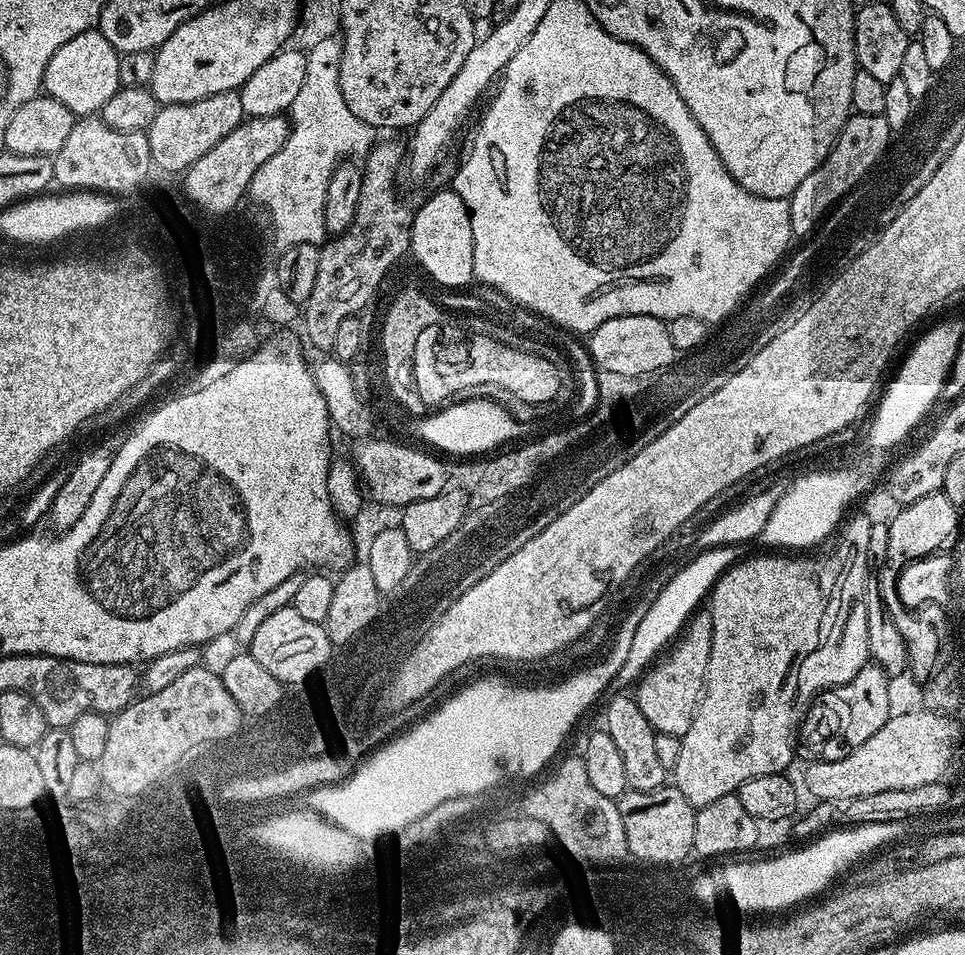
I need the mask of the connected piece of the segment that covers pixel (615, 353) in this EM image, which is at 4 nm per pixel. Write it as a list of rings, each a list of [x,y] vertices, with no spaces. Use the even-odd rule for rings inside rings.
[[[619,316],[602,322],[588,337],[591,363],[600,360],[604,367],[613,368],[615,373],[631,374],[661,365],[670,367],[674,354],[673,343],[665,321],[650,316]]]

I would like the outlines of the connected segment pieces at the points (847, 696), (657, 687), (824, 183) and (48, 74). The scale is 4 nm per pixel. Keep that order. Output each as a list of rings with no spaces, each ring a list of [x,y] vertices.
[[[875,663],[865,664],[850,682],[839,684],[837,688],[826,688],[804,713],[798,724],[798,748],[806,755],[817,760],[841,760],[853,752],[866,738],[874,738],[878,730],[893,715],[892,692],[888,689],[889,681],[885,673]]]
[[[696,610],[678,635],[649,664],[634,688],[638,710],[655,732],[684,736],[690,730],[700,697],[704,691],[706,666],[710,662],[710,642],[714,642],[714,622],[711,611]]]
[[[852,114],[842,126],[834,146],[822,158],[822,162],[814,170],[810,170],[810,175],[806,177],[794,190],[794,194],[789,196],[787,201],[790,210],[790,226],[792,235],[807,236],[815,233],[816,223],[823,221],[836,206],[833,201],[852,184],[864,172],[864,168],[871,164],[880,153],[887,140],[887,134],[892,131],[890,122],[886,122],[884,116],[878,114]]]
[[[89,30],[78,34],[78,38],[70,38],[66,46],[58,46],[58,50],[54,50],[54,58],[50,58],[44,71],[43,91],[66,106],[73,117],[91,117],[99,113],[100,108],[106,106],[106,102],[110,102],[121,87],[118,76],[120,57],[121,53],[116,52],[106,38],[102,38],[100,31]]]

